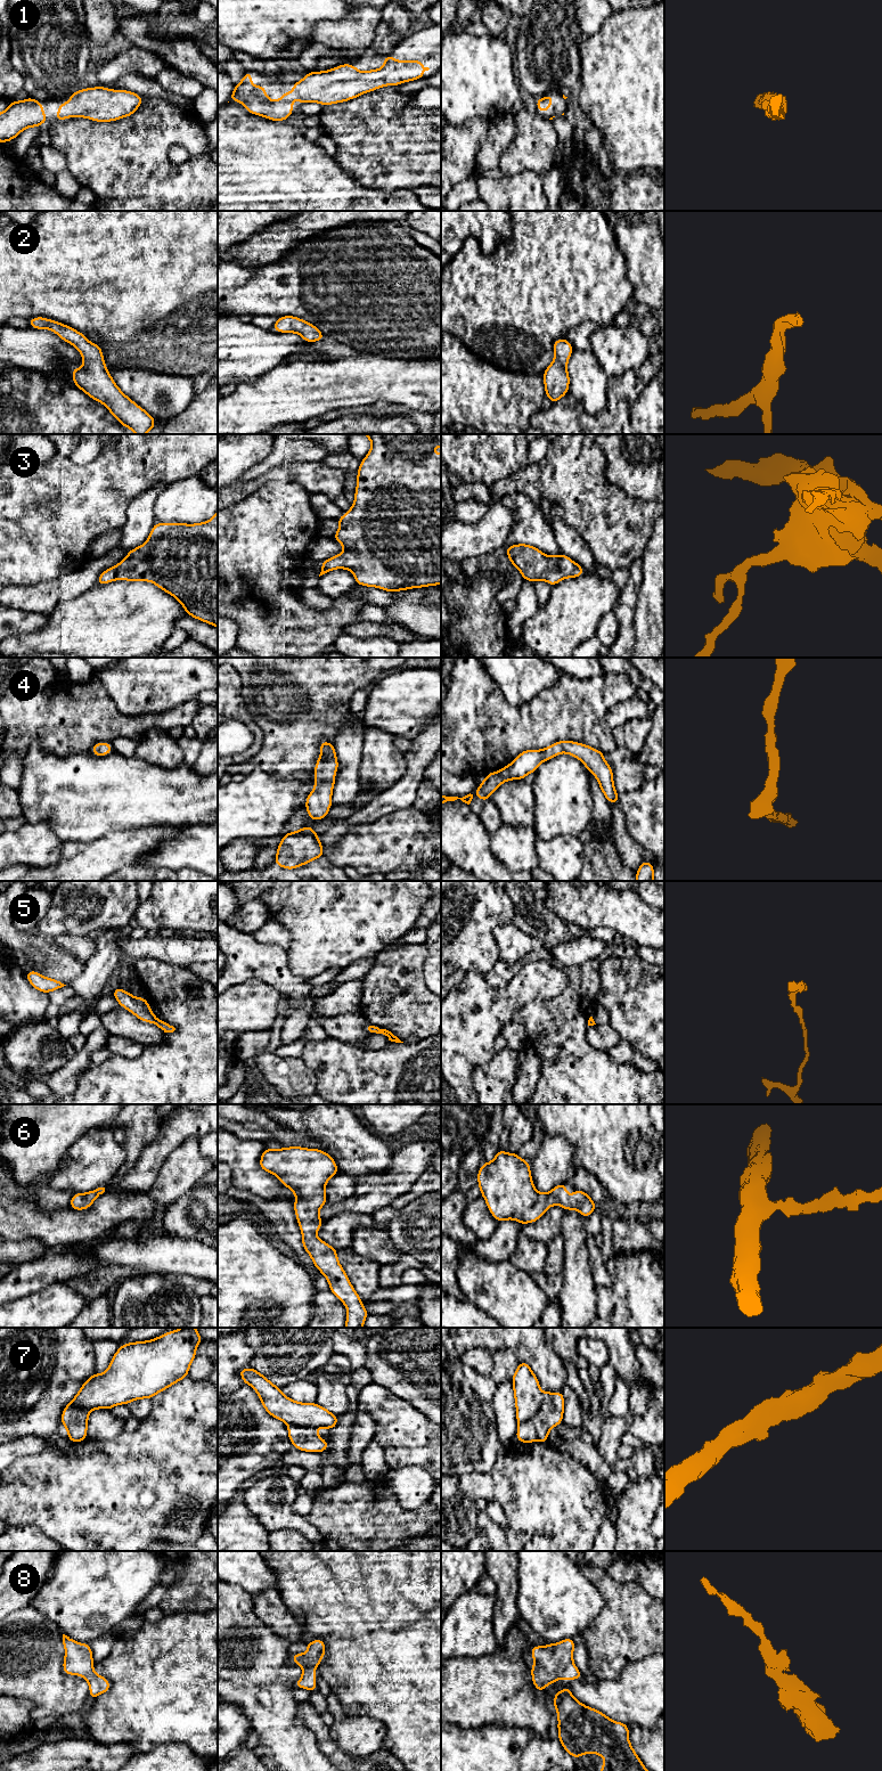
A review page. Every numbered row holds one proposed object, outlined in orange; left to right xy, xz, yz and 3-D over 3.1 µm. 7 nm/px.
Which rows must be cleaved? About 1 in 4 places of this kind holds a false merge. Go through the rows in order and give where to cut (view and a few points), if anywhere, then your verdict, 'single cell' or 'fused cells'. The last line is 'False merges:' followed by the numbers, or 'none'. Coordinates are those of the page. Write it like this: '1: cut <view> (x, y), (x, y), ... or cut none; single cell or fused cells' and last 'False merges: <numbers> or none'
1: cut none; single cell
2: cut none; single cell
3: cut none; single cell
4: cut none; single cell
5: cut none; single cell
6: cut none; single cell
7: cut yz (544, 1393), (539, 1411), (519, 1426); fused cells
8: cut none; single cell
False merges: 7

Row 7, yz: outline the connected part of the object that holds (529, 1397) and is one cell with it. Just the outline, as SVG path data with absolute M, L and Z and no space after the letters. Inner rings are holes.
M520 1362L512 1378L516 1419L518 1426L533 1419L540 1410L544 1401L544 1393L540 1389L539 1380L526 1362Z

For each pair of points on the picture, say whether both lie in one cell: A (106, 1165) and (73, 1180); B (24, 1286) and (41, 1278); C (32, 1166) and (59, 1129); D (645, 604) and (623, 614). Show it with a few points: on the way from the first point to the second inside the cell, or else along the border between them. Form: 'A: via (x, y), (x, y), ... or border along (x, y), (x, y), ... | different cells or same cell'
A: via (98, 1167), (90, 1174), (81, 1177) | same cell
B: via (29, 1281), (32, 1278), (37, 1278) | same cell
C: via (37, 1157), (50, 1139) | same cell
D: border along (642, 582), (637, 589), (634, 615), (635, 636) | different cells

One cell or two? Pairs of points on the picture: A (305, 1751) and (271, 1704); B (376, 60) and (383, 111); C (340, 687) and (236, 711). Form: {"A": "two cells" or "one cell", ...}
{"A": "one cell", "B": "two cells", "C": "two cells"}

